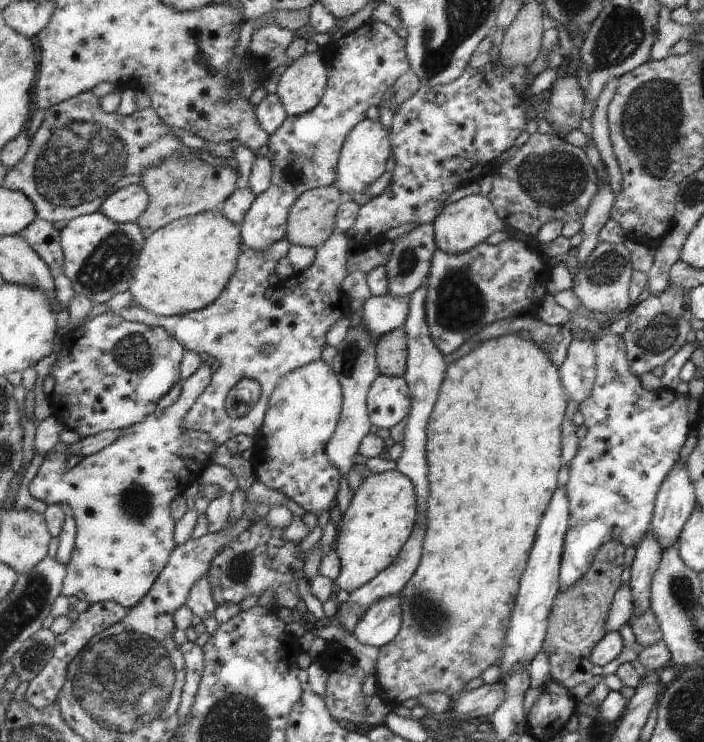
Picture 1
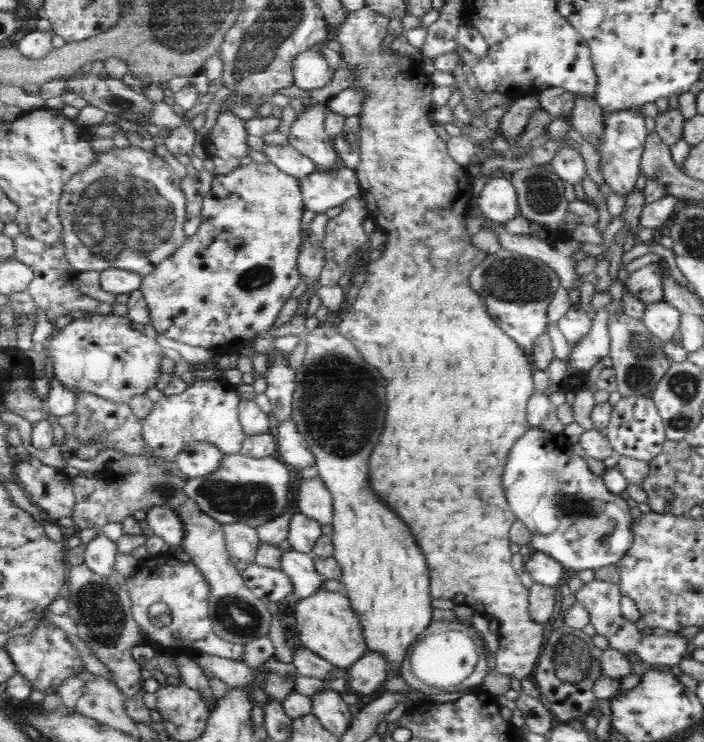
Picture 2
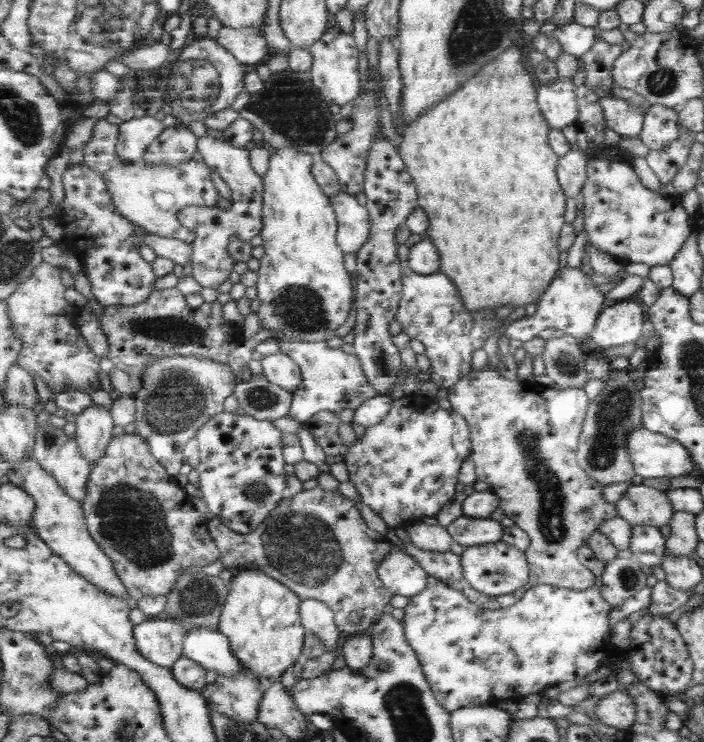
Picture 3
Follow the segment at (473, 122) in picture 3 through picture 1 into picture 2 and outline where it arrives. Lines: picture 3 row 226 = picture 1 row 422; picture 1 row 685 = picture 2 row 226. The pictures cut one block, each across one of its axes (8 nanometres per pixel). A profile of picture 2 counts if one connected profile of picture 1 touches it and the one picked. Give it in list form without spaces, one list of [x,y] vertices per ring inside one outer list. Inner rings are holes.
[[[365,7],[361,10],[350,11],[344,26],[337,30],[335,40],[341,45],[341,56],[345,62],[353,69],[353,76],[357,77],[358,85],[353,85],[353,88],[362,88],[364,92],[368,92],[367,101],[364,103],[362,112],[359,114],[362,123],[360,150],[361,163],[358,165],[357,177],[359,177],[359,184],[361,185],[362,195],[367,201],[367,208],[369,211],[368,218],[373,221],[374,225],[383,234],[385,234],[386,241],[383,244],[385,250],[382,255],[367,264],[366,279],[358,289],[358,294],[352,302],[351,307],[344,313],[343,318],[336,323],[341,334],[351,339],[357,349],[361,350],[361,354],[365,354],[365,360],[371,362],[373,366],[377,366],[381,370],[381,374],[385,374],[385,378],[389,378],[389,414],[387,414],[387,428],[385,434],[381,436],[381,442],[377,444],[377,450],[373,452],[371,458],[371,480],[373,480],[373,488],[405,518],[405,522],[413,528],[419,546],[425,550],[427,558],[429,558],[429,568],[433,574],[433,586],[431,586],[432,597],[435,599],[450,599],[458,601],[470,607],[477,613],[480,613],[488,618],[495,618],[499,622],[498,638],[500,646],[495,652],[496,667],[495,670],[501,674],[506,674],[515,680],[525,680],[532,672],[536,670],[541,654],[541,646],[545,642],[545,626],[534,622],[530,612],[530,588],[523,586],[519,571],[512,563],[513,552],[511,552],[511,540],[509,540],[509,530],[518,518],[515,512],[511,510],[509,502],[507,502],[507,494],[503,488],[503,472],[507,466],[507,454],[511,452],[511,448],[515,446],[515,442],[523,437],[528,430],[532,429],[531,423],[528,419],[528,402],[535,394],[535,382],[533,382],[533,371],[535,369],[534,362],[531,356],[528,356],[524,351],[524,347],[511,338],[501,326],[491,318],[485,299],[477,294],[469,282],[471,272],[479,266],[481,262],[488,257],[488,254],[479,249],[473,243],[471,234],[467,234],[467,220],[470,217],[470,210],[472,206],[473,196],[473,179],[471,172],[466,169],[467,166],[461,166],[455,159],[449,155],[448,142],[443,140],[437,130],[435,130],[434,122],[427,120],[427,111],[434,107],[432,106],[432,93],[436,88],[430,76],[423,70],[421,63],[417,63],[409,58],[401,57],[390,48],[390,44],[385,48],[381,48],[383,40],[387,38],[387,26],[391,20],[388,16]]]

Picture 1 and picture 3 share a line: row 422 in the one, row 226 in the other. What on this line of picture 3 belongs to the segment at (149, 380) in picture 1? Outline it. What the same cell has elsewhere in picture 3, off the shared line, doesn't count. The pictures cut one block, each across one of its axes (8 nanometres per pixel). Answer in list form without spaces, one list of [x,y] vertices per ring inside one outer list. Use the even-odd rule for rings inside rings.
[[[85,160],[67,168],[62,177],[65,190],[63,214],[57,216],[65,237],[60,245],[75,253],[86,266],[93,294],[101,306],[133,306],[148,300],[155,290],[156,271],[153,262],[147,262],[139,254],[144,236],[149,234],[143,227],[125,218],[112,202],[104,174],[85,165]]]

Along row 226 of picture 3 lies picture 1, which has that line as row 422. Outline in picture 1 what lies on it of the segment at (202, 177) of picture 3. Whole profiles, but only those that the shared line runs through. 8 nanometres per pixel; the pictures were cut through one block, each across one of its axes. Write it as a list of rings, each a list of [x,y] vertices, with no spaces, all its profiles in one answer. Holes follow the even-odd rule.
[[[202,364],[193,376],[187,378],[187,380],[181,381],[181,386],[183,386],[182,394],[174,406],[166,410],[157,410],[154,413],[150,413],[143,422],[129,426],[129,428],[125,429],[125,434],[123,434],[119,440],[113,442],[113,444],[107,446],[107,448],[101,450],[101,452],[83,458],[74,468],[67,468],[68,456],[65,454],[67,445],[63,444],[63,442],[55,446],[55,449],[50,454],[44,456],[44,462],[41,464],[36,477],[34,477],[28,485],[30,495],[45,502],[48,506],[68,504],[72,507],[72,514],[76,521],[76,545],[72,550],[72,557],[67,564],[67,575],[64,581],[62,595],[65,597],[75,596],[78,600],[88,602],[90,606],[99,604],[99,602],[114,601],[123,605],[124,608],[133,609],[137,604],[141,604],[141,600],[145,600],[145,596],[154,588],[157,580],[160,579],[161,574],[167,567],[173,552],[176,550],[176,521],[173,520],[173,516],[171,516],[171,502],[175,500],[175,496],[185,496],[194,490],[195,480],[199,478],[207,466],[214,464],[212,458],[215,454],[215,450],[219,447],[219,444],[215,444],[213,438],[211,438],[209,434],[202,431],[185,430],[185,418],[187,418],[189,410],[195,406],[201,394],[211,385],[213,376],[214,374],[213,370],[211,370],[211,366],[209,366],[209,364]]]

